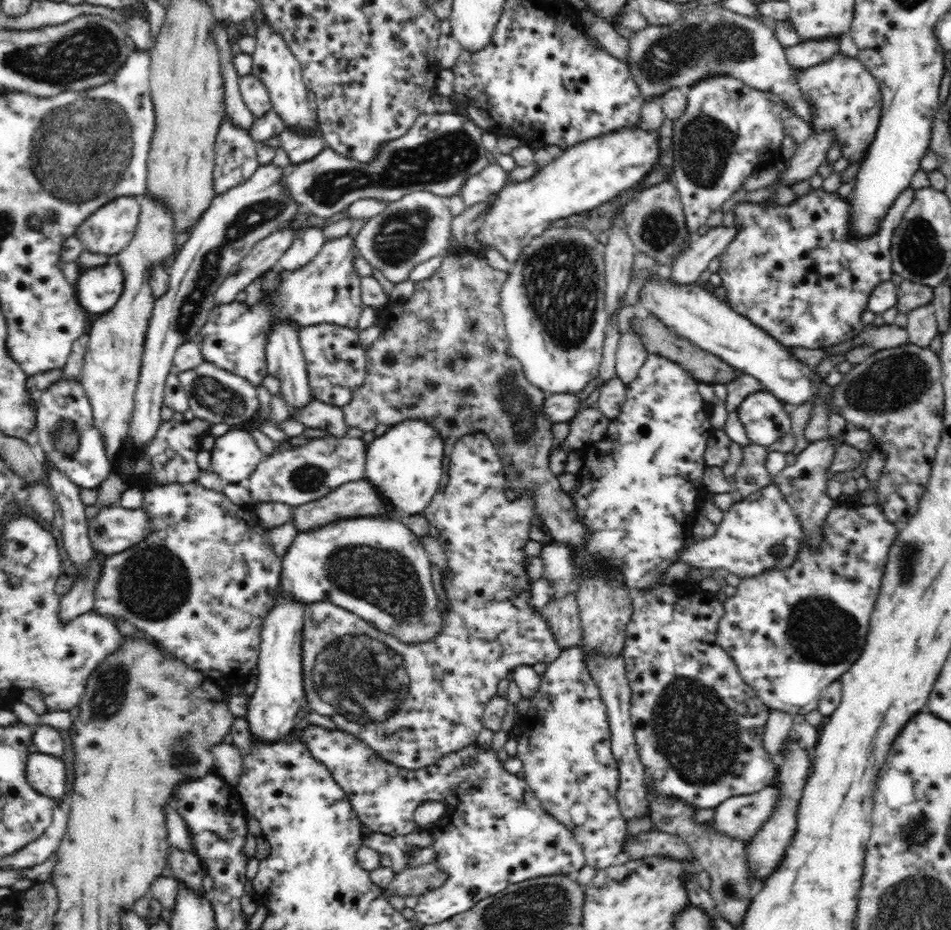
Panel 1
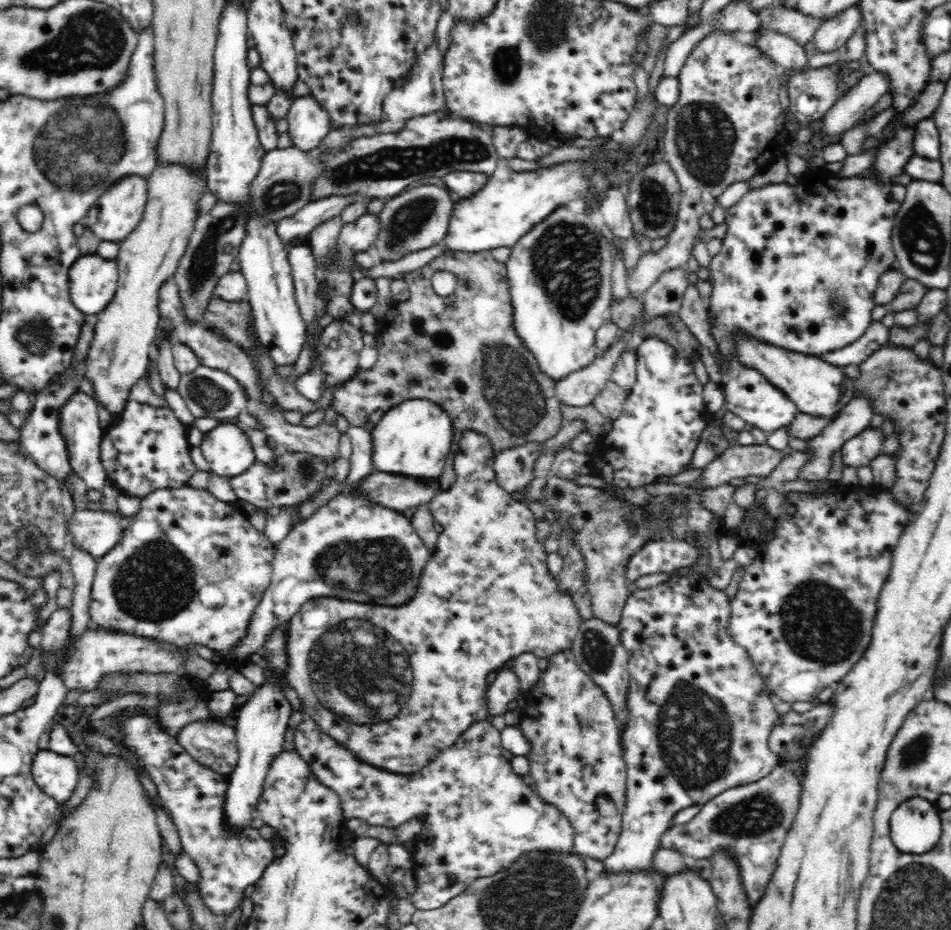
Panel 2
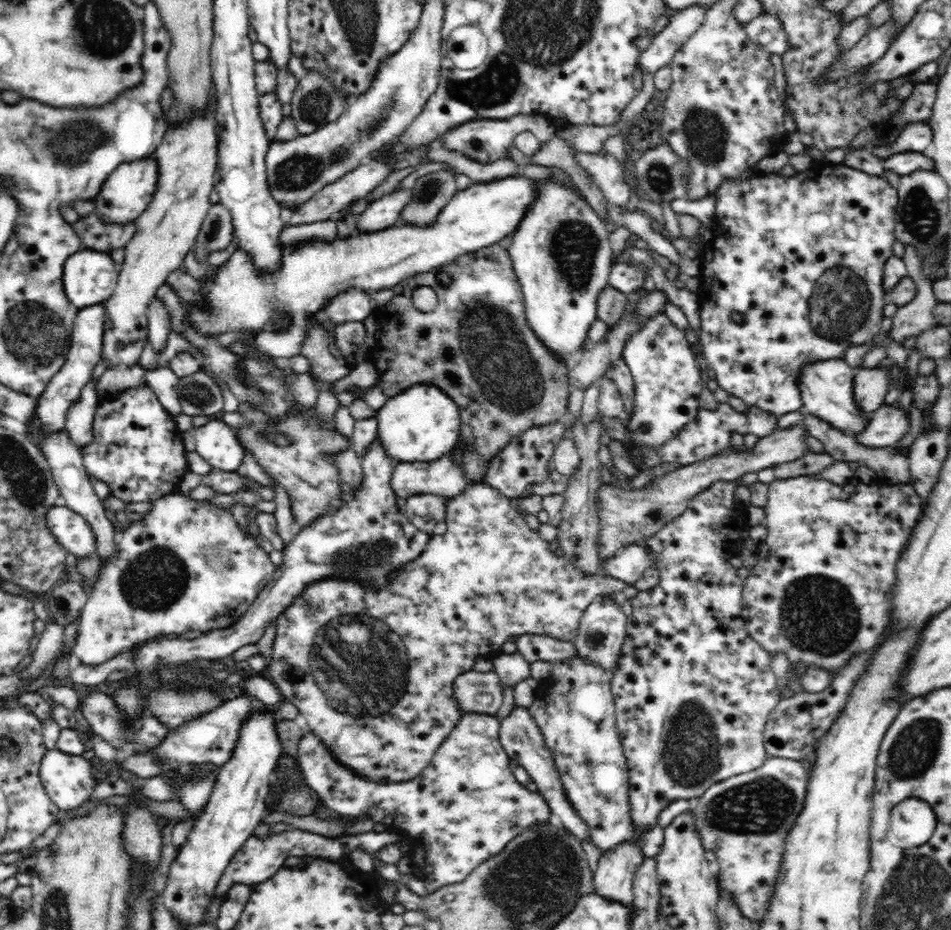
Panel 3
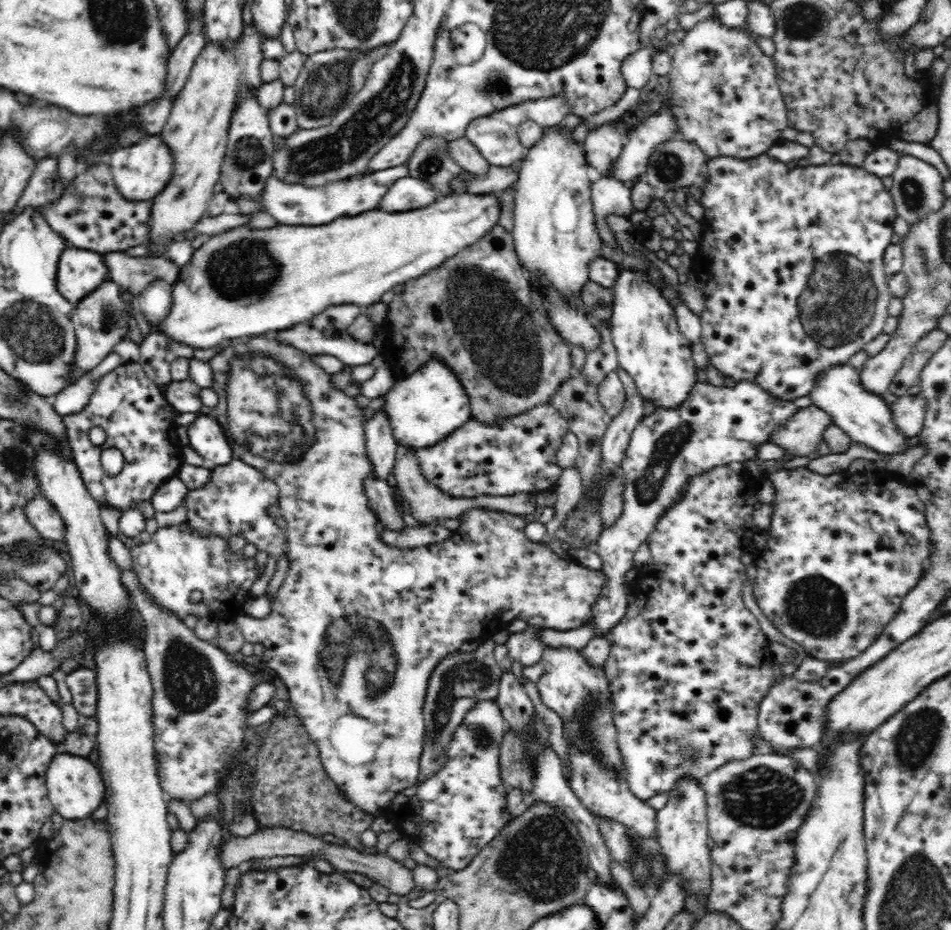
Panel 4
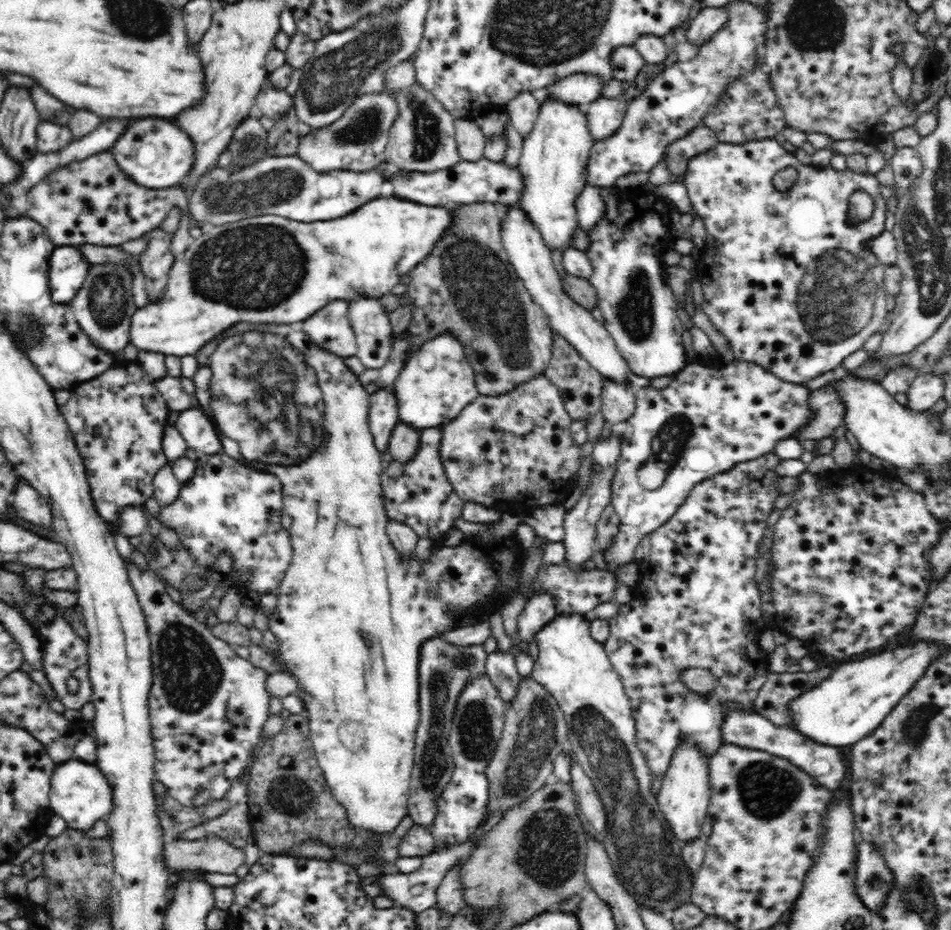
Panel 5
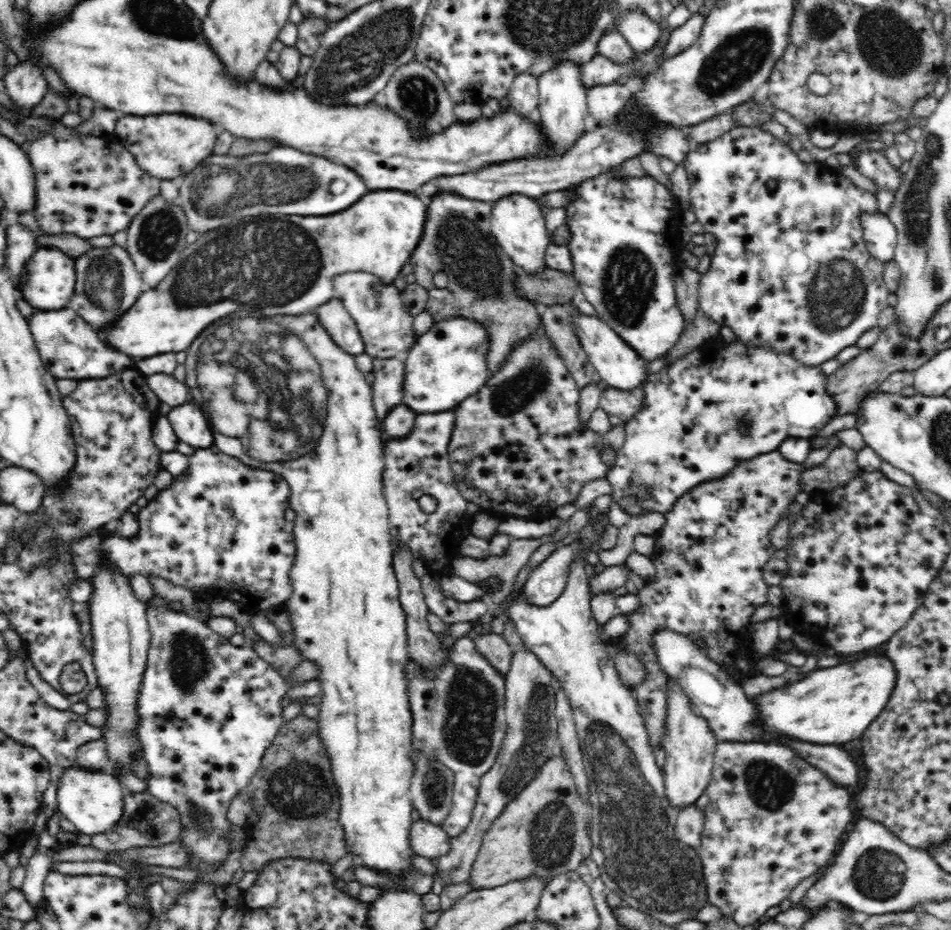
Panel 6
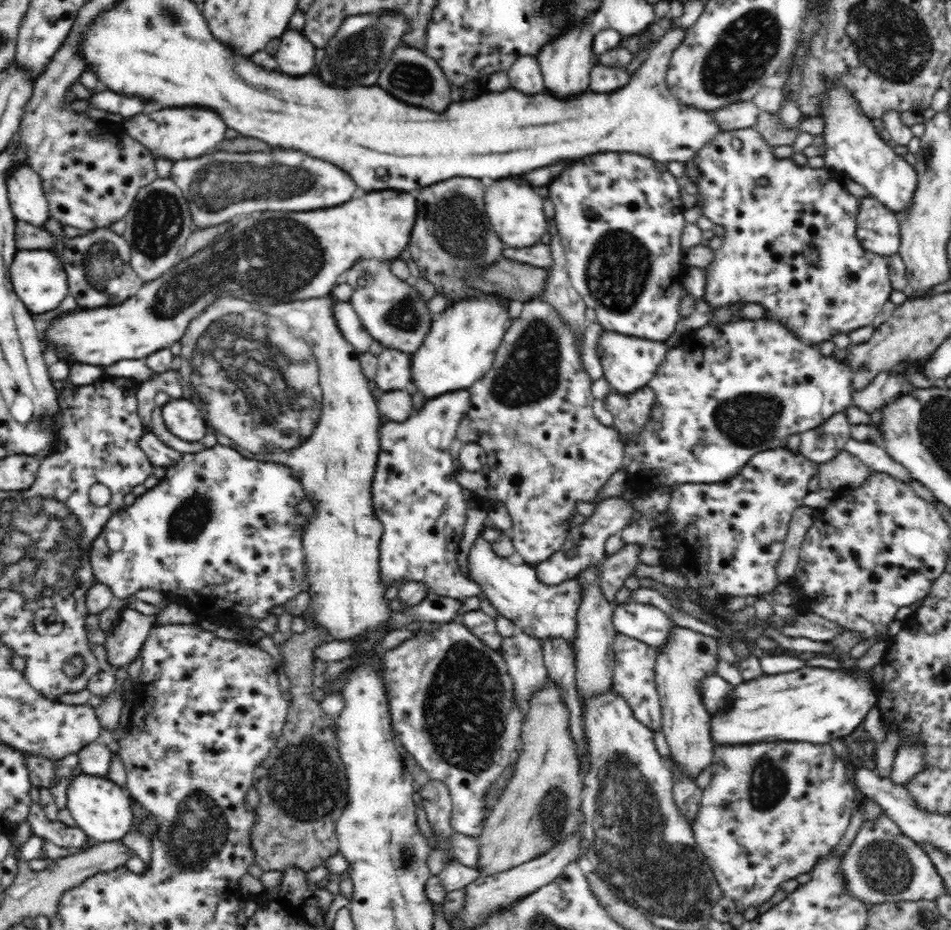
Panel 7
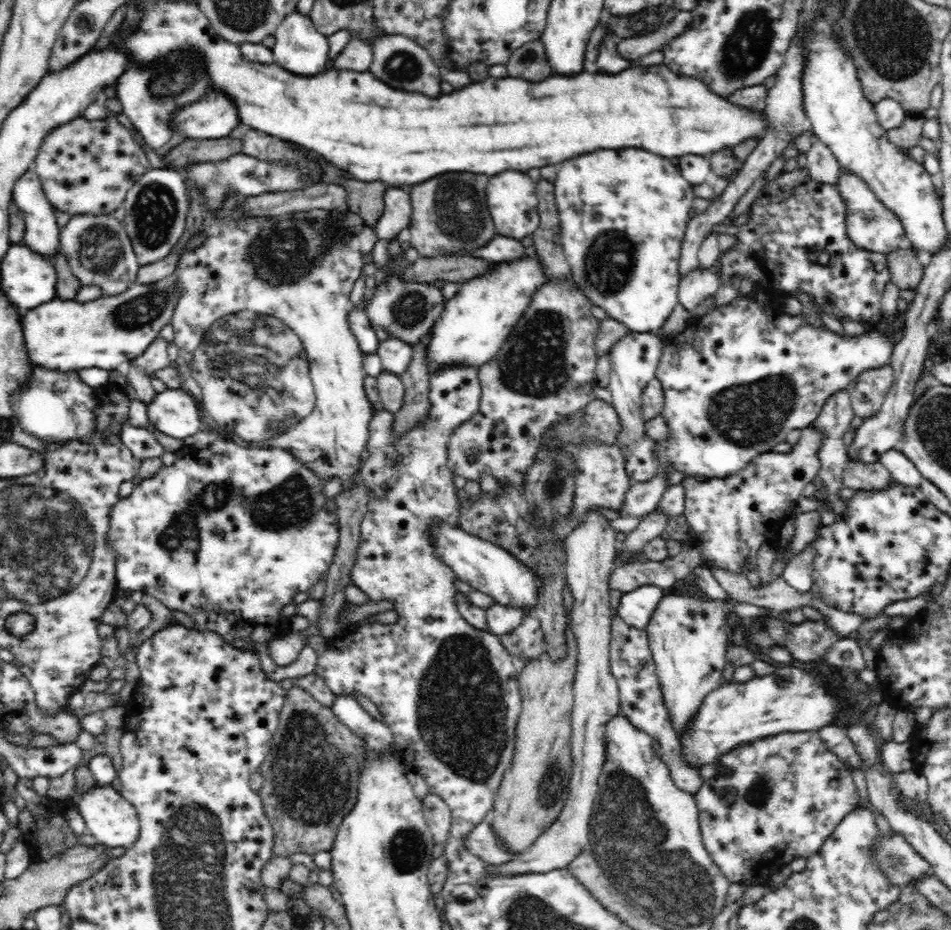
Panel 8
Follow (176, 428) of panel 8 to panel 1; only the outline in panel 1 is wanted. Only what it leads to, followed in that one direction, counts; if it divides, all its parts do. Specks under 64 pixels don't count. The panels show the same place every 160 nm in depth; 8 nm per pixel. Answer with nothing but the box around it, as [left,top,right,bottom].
[210,427,266,484]

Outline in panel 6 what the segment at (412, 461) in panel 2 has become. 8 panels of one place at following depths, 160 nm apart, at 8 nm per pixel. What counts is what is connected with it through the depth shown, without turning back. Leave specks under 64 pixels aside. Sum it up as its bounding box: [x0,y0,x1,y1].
[402,318,490,415]

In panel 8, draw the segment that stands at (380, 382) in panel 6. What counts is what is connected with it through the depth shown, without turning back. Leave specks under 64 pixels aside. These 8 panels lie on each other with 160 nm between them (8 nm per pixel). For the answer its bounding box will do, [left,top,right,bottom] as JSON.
[376,334,412,377]

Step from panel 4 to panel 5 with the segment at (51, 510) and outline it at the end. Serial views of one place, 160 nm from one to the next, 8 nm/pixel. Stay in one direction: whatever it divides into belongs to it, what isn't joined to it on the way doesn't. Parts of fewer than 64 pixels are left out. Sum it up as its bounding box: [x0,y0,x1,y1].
[12,478,52,528]

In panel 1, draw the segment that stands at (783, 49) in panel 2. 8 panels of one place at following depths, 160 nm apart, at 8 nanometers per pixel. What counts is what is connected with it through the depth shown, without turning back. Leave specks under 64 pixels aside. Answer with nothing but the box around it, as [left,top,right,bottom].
[793,52,883,163]

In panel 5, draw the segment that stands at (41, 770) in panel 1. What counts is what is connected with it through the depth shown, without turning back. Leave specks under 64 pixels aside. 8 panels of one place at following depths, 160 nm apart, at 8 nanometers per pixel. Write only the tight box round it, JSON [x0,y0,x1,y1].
[49,758,113,832]

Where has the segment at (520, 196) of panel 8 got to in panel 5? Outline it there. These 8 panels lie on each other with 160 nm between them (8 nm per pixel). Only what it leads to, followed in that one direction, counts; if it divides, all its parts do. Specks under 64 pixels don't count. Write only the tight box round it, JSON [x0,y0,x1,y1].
[501,205,632,383]

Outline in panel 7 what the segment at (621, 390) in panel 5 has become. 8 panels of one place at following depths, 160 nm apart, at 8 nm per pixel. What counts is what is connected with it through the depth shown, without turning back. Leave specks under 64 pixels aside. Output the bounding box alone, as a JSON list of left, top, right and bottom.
[603,385,656,439]

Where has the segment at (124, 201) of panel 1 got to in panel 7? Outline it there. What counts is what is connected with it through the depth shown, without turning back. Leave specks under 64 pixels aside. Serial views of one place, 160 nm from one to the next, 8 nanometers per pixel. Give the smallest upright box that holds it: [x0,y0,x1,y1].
[121,107,228,163]

